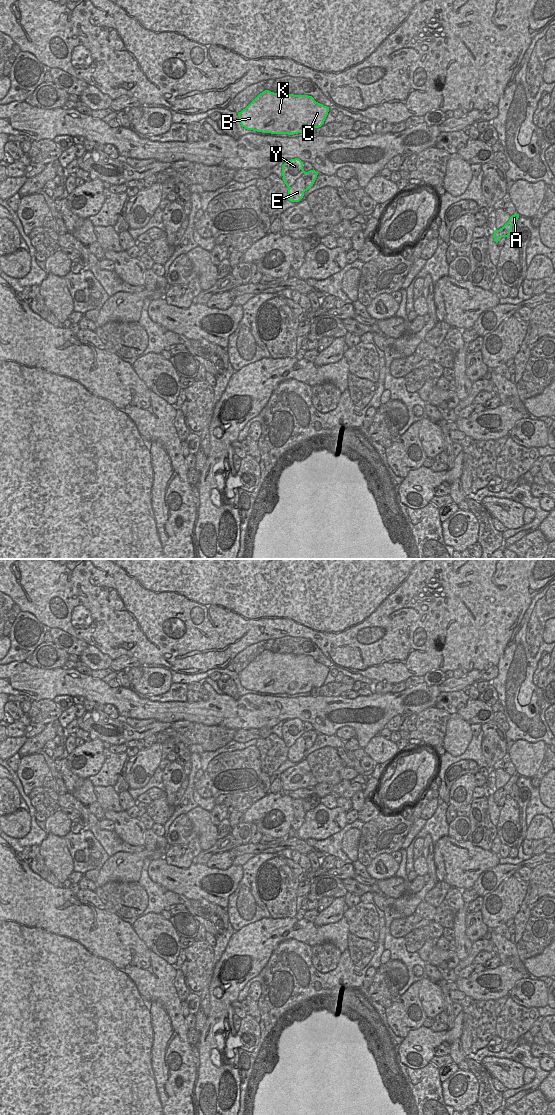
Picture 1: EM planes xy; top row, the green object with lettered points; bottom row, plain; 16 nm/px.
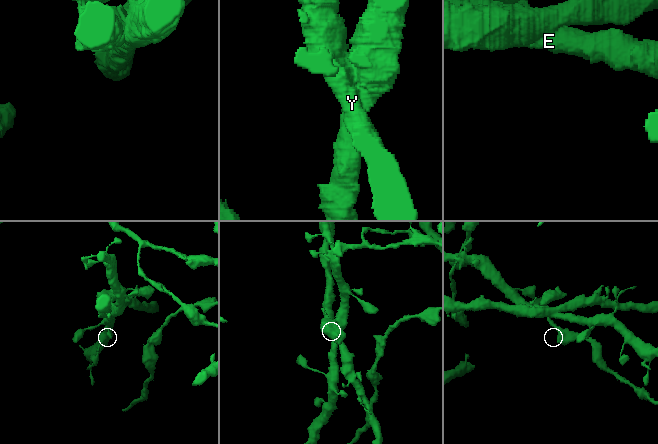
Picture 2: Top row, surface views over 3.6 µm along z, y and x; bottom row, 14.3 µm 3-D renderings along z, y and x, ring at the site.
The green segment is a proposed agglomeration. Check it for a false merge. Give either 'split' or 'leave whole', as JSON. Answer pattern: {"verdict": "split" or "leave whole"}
{"verdict": "split"}

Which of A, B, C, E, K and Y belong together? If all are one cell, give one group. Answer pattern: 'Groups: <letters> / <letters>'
Groups: A Y / B C E K.

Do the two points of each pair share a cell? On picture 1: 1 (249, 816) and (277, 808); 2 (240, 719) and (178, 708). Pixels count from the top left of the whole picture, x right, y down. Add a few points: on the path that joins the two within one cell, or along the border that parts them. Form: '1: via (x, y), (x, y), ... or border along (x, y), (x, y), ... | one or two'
1: via (256, 814), (266, 813), (270, 810) | one
2: via (225, 712), (193, 712) | one

